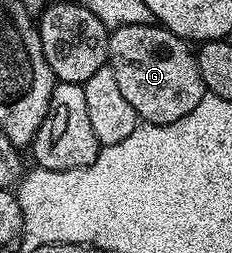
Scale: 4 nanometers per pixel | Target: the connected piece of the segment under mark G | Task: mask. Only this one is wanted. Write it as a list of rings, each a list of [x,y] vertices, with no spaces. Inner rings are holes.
[[[153,22],[144,25],[124,25],[110,31],[110,57],[108,65],[116,73],[120,93],[124,93],[128,105],[136,109],[144,123],[171,123],[180,121],[207,94],[202,84],[198,56],[191,44],[166,27]]]

